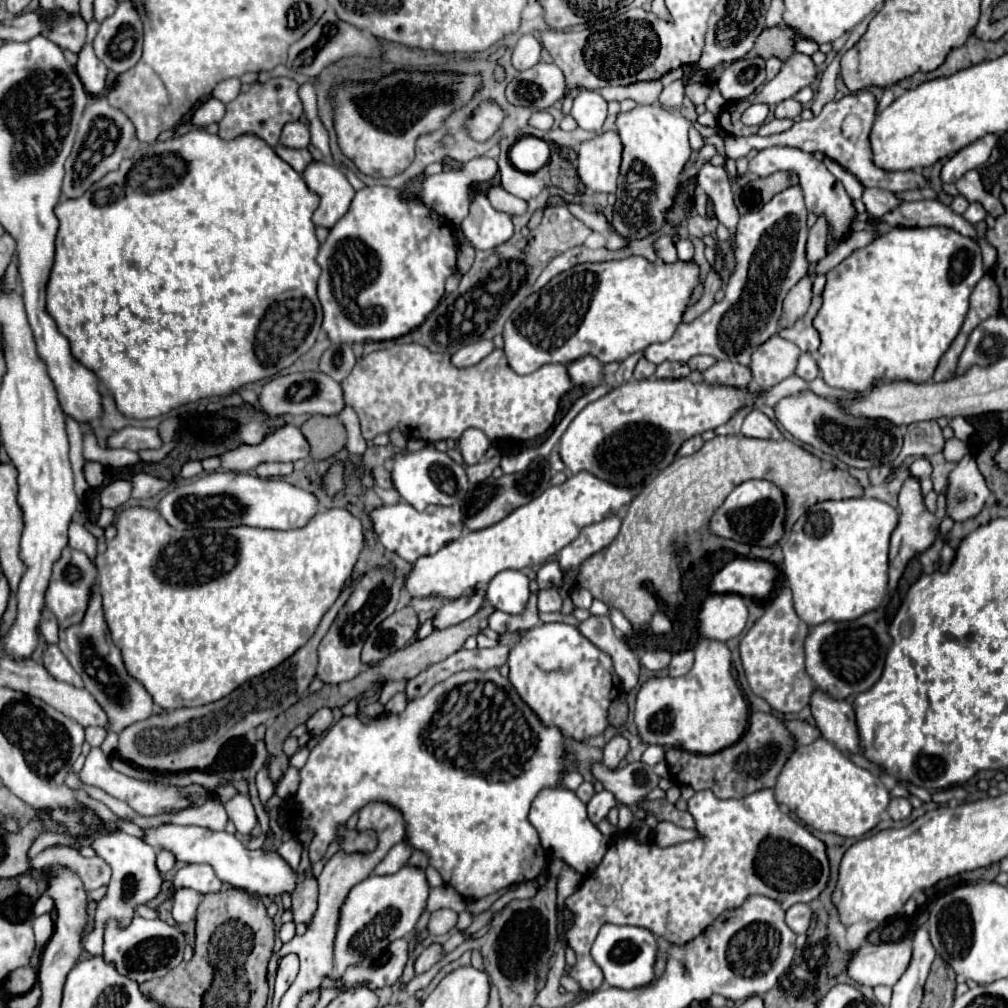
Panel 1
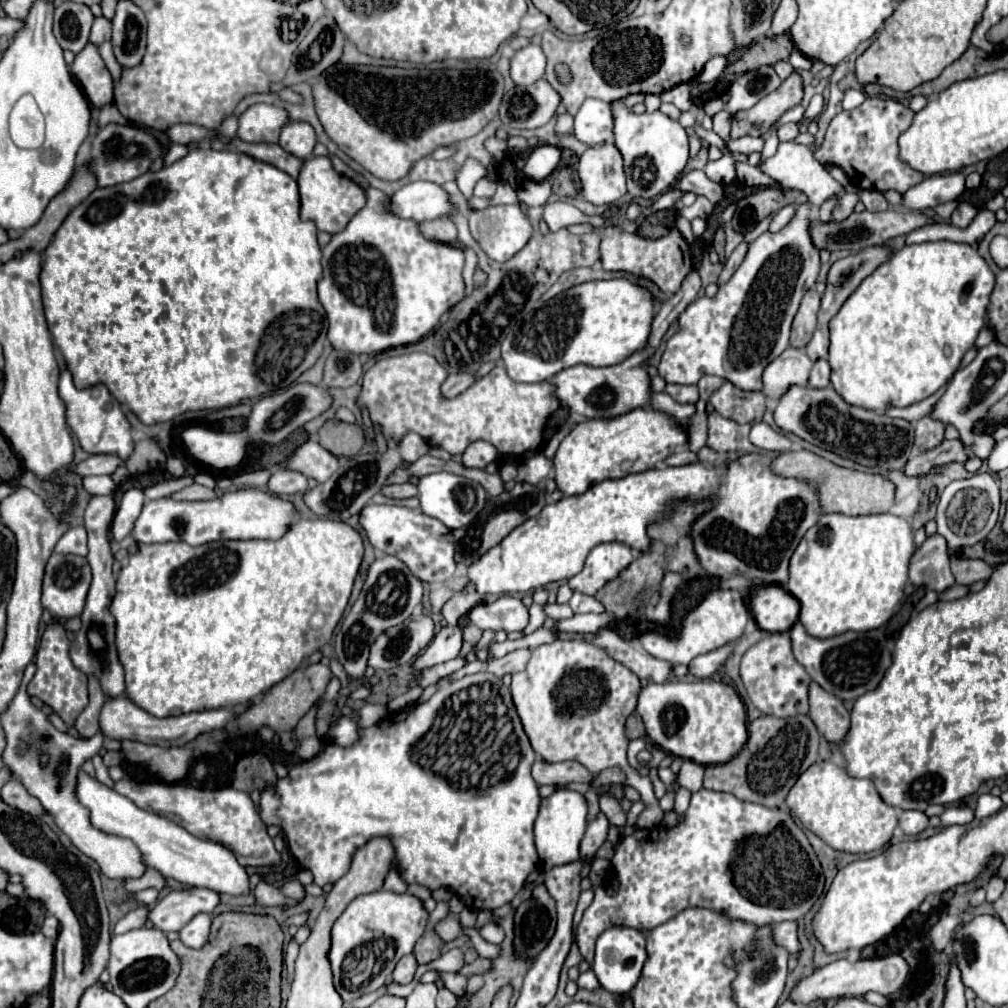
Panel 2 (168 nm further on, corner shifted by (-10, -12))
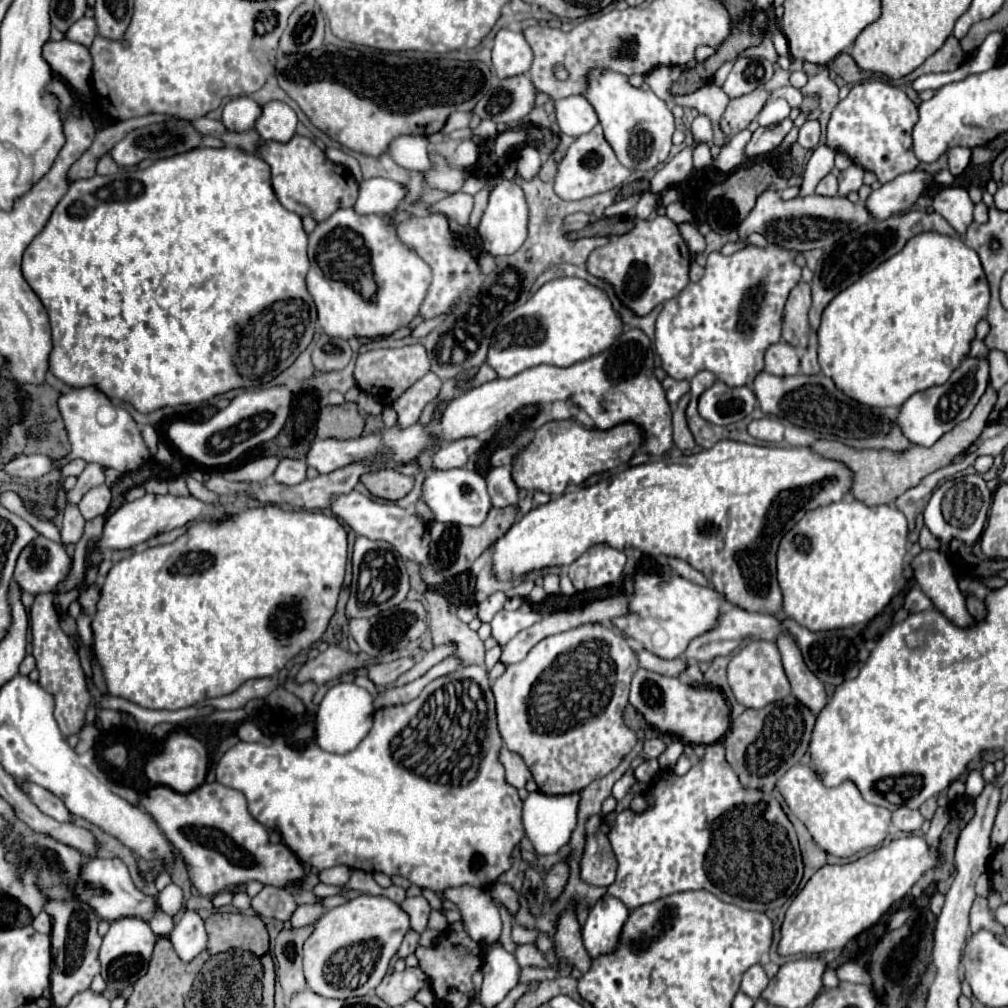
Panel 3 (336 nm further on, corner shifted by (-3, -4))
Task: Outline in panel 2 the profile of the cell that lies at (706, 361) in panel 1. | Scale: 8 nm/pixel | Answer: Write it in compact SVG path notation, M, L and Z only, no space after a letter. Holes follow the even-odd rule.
M705 375L701 377L701 381L697 383L699 387L699 395L703 401L709 401L709 397L723 385L723 379L721 377L715 377L715 375Z

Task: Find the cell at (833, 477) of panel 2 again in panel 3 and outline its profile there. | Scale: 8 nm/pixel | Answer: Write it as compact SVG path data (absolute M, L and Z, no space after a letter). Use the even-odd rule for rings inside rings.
M990 387L984 393L984 397L980 399L980 403L974 407L972 415L966 421L958 423L952 431L942 435L932 447L912 445L904 453L892 453L892 451L854 451L854 449L846 447L846 445L842 445L838 441L816 441L816 443L810 445L810 449L814 449L824 459L842 461L852 471L852 483L850 483L850 489L848 489L848 495L852 499L858 499L858 501L866 503L868 507L876 507L876 505L882 505L882 503L890 505L906 489L918 485L918 481L922 477L926 477L934 469L950 465L958 455L962 455L980 437L982 429L986 427L986 421L988 421L988 415L990 415L994 403L996 403L996 393Z

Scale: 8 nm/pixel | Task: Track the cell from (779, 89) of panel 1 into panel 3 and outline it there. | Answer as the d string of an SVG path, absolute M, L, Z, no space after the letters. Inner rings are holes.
M764 87L754 89L752 93L732 99L722 115L720 127L726 133L726 137L732 137L736 133L740 133L742 129L746 129L750 125L752 119L756 119L756 115L762 111L762 107L766 105L766 101L770 99L770 91L766 91Z

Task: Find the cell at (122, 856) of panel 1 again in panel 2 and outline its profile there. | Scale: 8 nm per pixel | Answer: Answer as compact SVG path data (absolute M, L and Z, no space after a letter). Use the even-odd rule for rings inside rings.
M31 663L27 667L25 679L21 683L19 693L15 695L13 703L9 705L9 709L1 715L1 725L3 725L5 735L7 735L7 747L3 751L5 765L11 769L13 777L17 777L27 787L27 791L43 803L45 811L55 817L57 825L67 833L67 837L73 841L73 845L81 853L91 857L101 867L101 871L107 877L113 877L113 879L135 879L135 877L141 877L145 873L145 865L141 861L139 849L129 839L123 839L123 837L117 837L117 835L109 835L109 833L103 833L103 831L95 829L89 823L89 811L75 797L77 771L81 769L81 763L85 759L91 759L93 755L99 753L99 749L103 745L103 733L99 731L95 737L91 737L87 741L81 741L81 739L75 739L75 737L71 737L67 733L57 731L49 723L49 719L41 713L41 709L33 707L33 703L29 701L29 695L27 695L25 689L27 689L27 683L31 681L33 675L35 675L35 663ZM23 741L29 745L29 751L25 755L19 755L17 747ZM39 753L47 753L49 755L47 767L39 765Z

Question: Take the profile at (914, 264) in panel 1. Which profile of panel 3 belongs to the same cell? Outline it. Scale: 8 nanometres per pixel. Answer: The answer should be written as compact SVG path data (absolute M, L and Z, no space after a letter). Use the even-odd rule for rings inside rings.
M938 231L918 233L904 245L904 249L900 253L896 253L894 257L886 259L882 265L872 269L864 277L860 277L854 285L840 291L828 303L828 307L822 313L822 323L820 323L820 329L818 329L818 359L820 359L822 373L826 377L830 377L838 385L838 389L842 389L842 393L846 393L848 397L854 397L854 401L858 401L862 405L880 407L880 409L882 407L898 407L898 405L906 403L914 393L924 391L932 385L942 385L942 383L948 381L950 373L958 367L958 361L962 361L962 357L968 355L970 341L976 335L976 323L986 317L988 303L990 303L990 287L988 287L988 281L986 281L986 275L984 275L978 253L974 249L970 249L960 237L942 235Z

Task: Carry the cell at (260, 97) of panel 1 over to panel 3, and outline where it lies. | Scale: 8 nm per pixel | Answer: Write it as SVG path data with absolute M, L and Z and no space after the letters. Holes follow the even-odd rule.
M238 97L226 103L222 111L222 123L230 131L248 131L254 127L260 115L262 115L262 107L254 99Z

